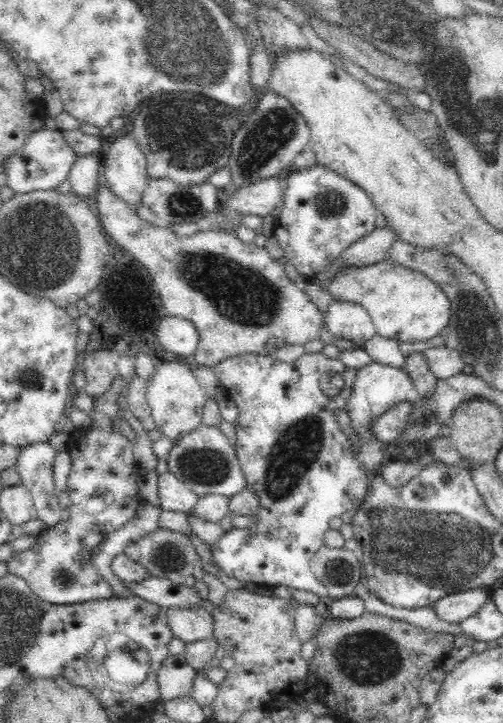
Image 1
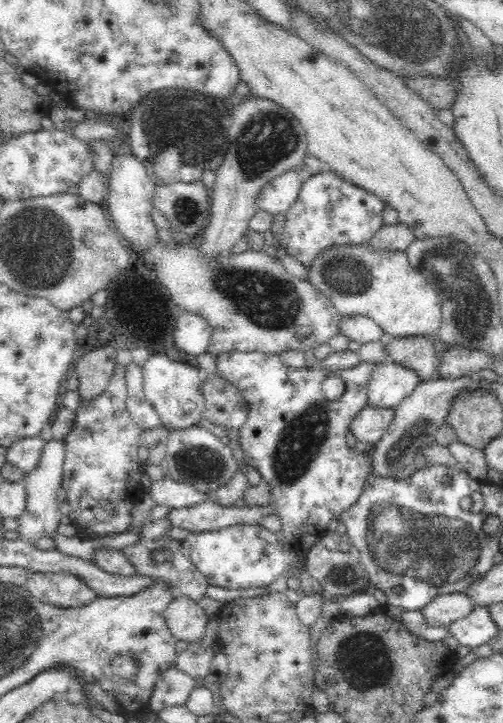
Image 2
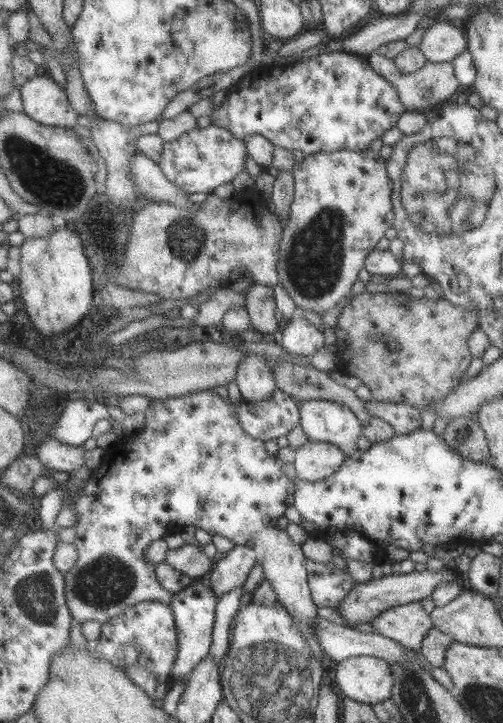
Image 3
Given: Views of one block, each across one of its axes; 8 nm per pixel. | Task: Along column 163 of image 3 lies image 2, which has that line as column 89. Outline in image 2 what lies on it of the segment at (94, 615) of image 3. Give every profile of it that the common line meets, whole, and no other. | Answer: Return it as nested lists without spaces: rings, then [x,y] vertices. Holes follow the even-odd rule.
[[[118,365],[108,384],[107,390],[94,399],[80,400],[80,407],[75,413],[74,428],[65,436],[65,457],[63,462],[62,486],[67,493],[67,502],[71,507],[71,523],[75,534],[83,539],[121,533],[129,528],[132,522],[130,510],[141,500],[143,494],[141,478],[143,469],[138,459],[138,447],[149,446],[151,449],[158,442],[166,443],[170,430],[159,427],[157,430],[143,430],[137,426],[126,411],[127,383],[125,367]],[[29,571],[25,587],[34,598],[60,608],[76,608],[87,605],[98,596],[80,577],[66,573]]]

